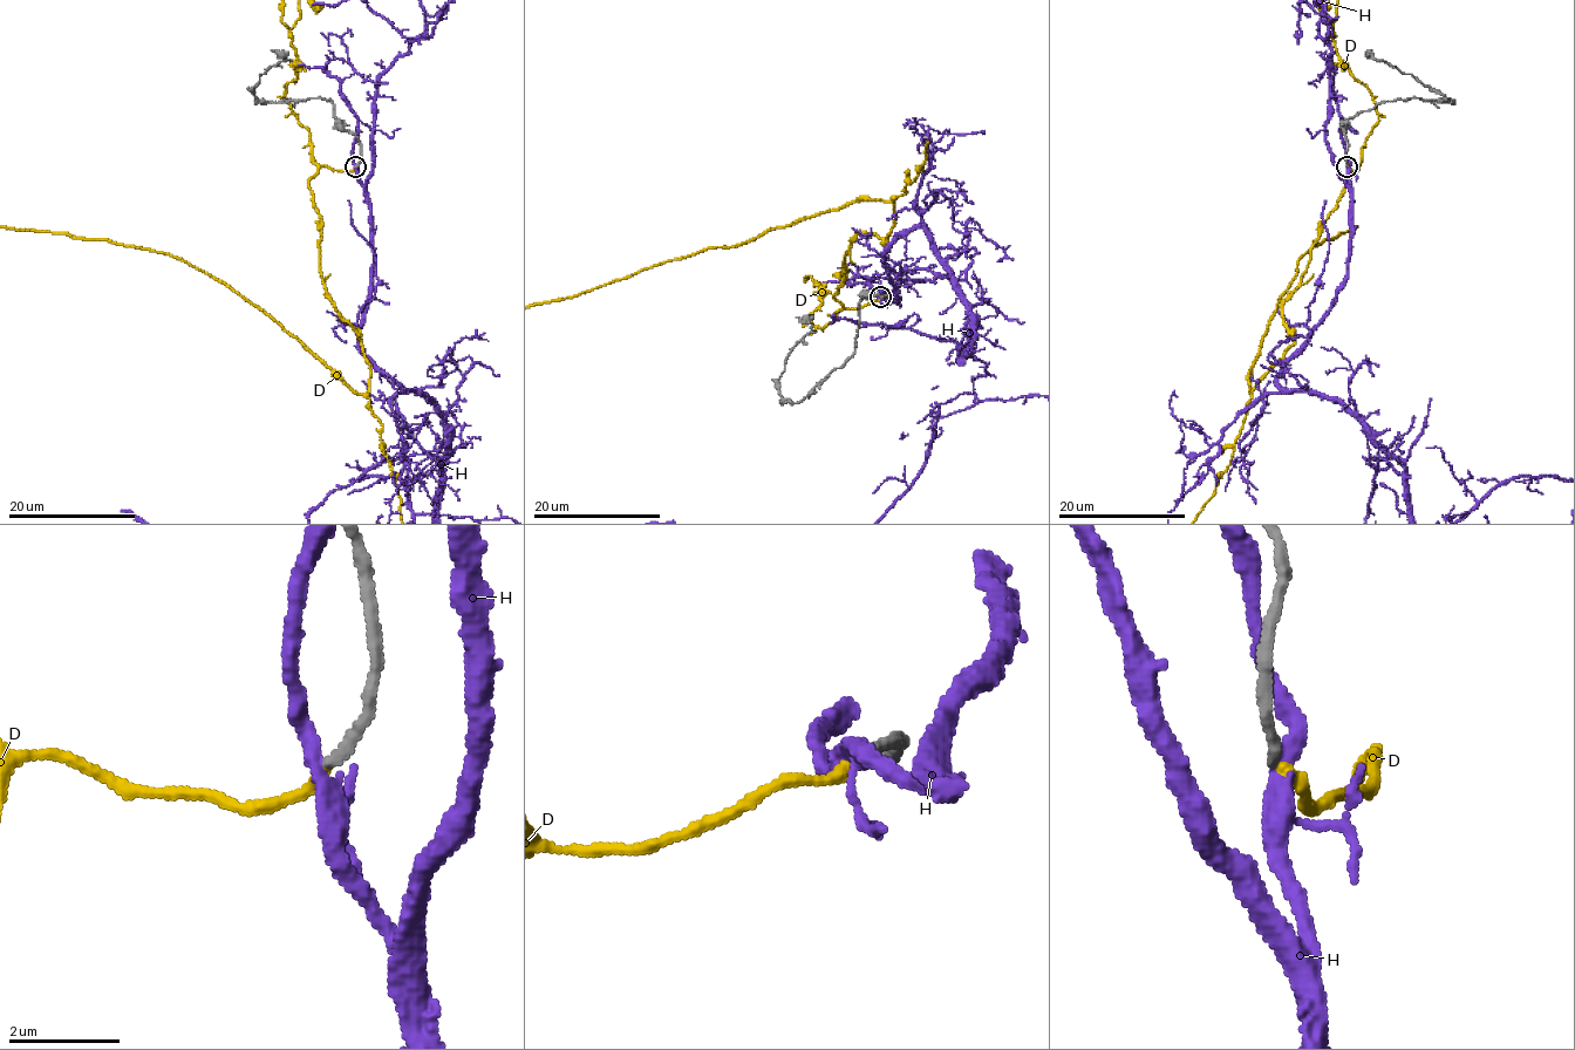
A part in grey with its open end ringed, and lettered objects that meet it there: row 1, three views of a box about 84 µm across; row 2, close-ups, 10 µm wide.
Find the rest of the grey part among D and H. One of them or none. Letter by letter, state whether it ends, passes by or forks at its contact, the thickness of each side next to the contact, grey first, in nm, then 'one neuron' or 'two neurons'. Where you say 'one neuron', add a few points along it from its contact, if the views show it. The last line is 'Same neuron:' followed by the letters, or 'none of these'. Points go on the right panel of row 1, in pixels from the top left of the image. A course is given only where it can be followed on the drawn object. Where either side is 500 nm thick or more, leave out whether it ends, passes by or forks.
D: it ends; calibres 200 and 220 nm; one neuron
H: it forks; calibres 190 and 260 nm; two neurons
Same neuron: D

